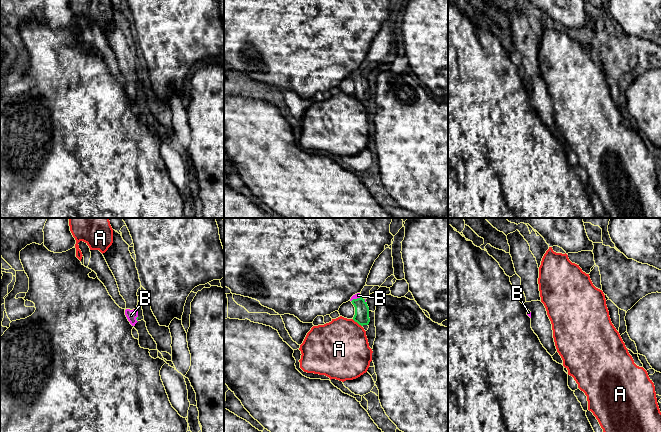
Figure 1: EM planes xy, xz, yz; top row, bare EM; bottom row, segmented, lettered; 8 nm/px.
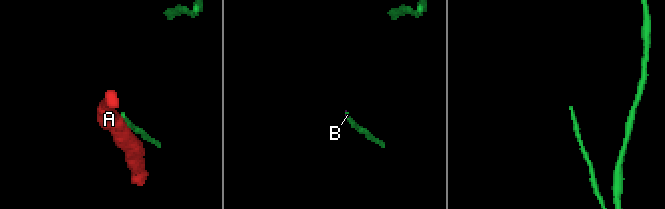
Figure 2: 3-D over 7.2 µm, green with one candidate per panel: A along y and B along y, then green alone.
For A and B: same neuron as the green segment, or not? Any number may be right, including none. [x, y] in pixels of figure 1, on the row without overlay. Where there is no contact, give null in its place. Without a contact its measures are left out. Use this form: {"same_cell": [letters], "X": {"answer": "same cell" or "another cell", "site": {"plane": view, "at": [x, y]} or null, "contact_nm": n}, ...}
{"same_cell": ["B"], "A": {"answer": "another cell", "site": {"plane": "xz", "at": [357, 98]}, "contact_nm": 100}, "B": {"answer": "same cell", "site": {"plane": "xz", "at": [355, 75]}, "contact_nm": 90}}

